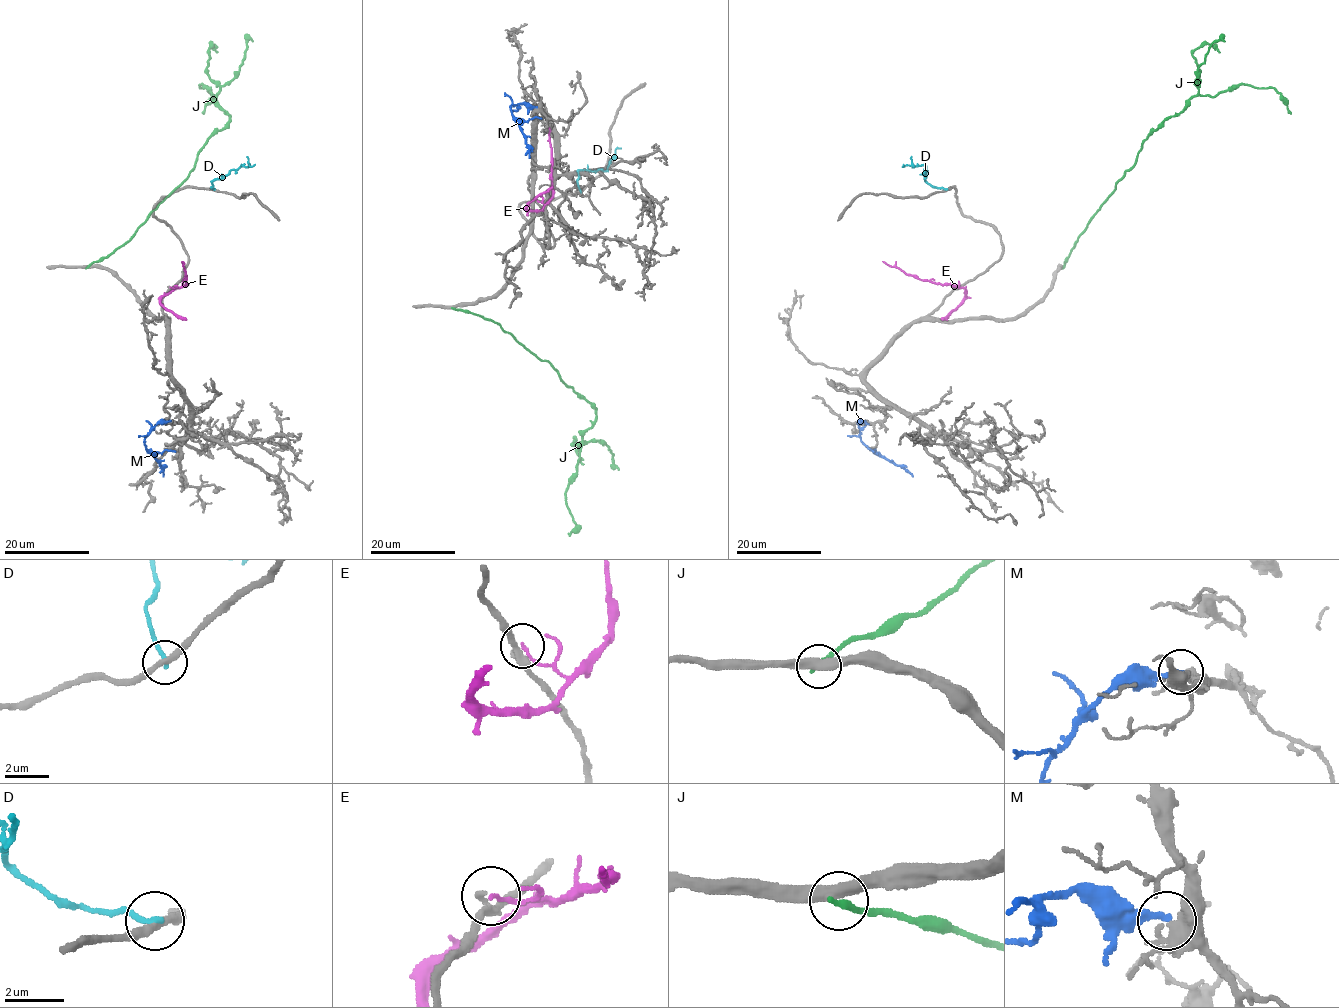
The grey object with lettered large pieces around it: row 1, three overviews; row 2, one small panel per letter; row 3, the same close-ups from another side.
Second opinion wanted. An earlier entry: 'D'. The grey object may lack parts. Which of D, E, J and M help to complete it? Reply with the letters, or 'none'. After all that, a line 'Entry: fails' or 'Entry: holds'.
none
Entry: fails

